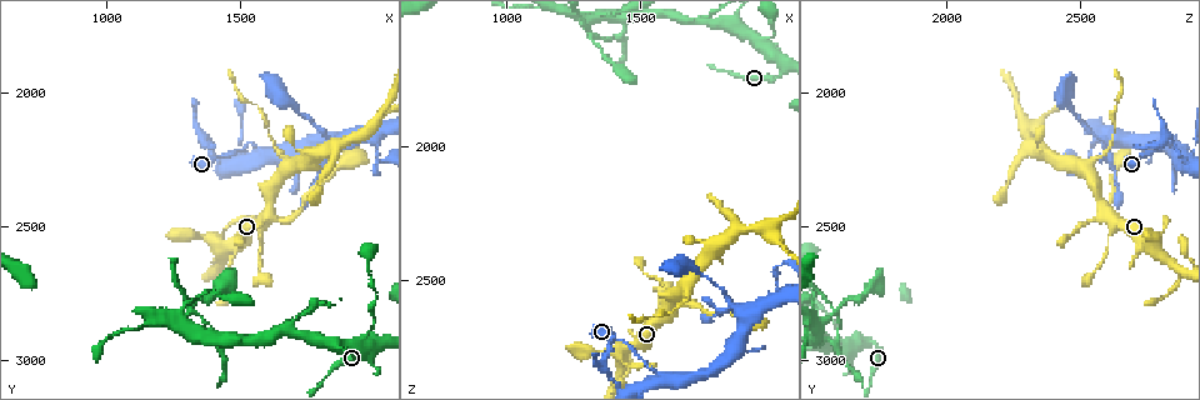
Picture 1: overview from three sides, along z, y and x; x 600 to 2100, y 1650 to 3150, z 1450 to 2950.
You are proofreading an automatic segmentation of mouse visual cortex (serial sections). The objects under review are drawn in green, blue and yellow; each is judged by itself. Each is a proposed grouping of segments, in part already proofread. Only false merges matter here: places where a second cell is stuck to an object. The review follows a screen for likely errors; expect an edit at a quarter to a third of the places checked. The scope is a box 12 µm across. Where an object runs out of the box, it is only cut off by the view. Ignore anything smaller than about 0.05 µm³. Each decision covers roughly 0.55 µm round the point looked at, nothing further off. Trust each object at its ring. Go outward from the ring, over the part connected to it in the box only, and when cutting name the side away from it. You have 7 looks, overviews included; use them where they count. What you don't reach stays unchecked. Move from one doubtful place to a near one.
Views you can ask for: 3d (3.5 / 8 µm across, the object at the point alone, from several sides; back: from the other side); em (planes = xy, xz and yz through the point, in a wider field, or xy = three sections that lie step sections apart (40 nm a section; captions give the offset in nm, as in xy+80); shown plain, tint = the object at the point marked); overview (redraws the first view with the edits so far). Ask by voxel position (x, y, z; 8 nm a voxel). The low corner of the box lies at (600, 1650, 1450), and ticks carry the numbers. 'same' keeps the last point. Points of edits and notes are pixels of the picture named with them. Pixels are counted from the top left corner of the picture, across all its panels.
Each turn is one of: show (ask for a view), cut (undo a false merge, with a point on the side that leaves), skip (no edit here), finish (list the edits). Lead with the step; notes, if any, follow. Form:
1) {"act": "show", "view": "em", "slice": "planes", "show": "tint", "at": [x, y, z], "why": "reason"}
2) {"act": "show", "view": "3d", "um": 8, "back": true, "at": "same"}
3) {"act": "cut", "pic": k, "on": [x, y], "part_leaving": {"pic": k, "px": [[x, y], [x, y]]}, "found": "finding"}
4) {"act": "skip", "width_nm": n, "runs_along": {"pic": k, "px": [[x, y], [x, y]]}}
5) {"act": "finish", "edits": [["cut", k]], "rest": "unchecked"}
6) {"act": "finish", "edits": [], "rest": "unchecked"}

{"act": "show", "view": "3d", "um": 3.5, "back": true, "at": [1690, 2270, 2510], "why": "small branch off a trunk"}

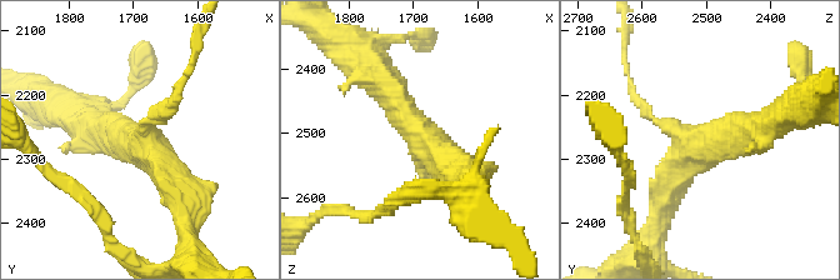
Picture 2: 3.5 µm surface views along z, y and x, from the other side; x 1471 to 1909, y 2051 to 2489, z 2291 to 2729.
{"act": "show", "view": "em", "slice": "xy", "step": 1, "show": "tint", "at": [1675, 2280, 2515], "arms": 3, "arm_widths_nm": [150, 350, 400]}

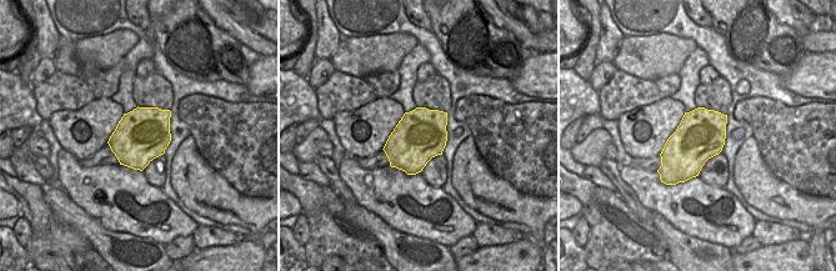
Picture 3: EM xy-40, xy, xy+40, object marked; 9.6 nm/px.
{"act": "show", "view": "em", "slice": "xy", "step": 5, "show": "tint", "at": "same", "why": "cut it another way"}

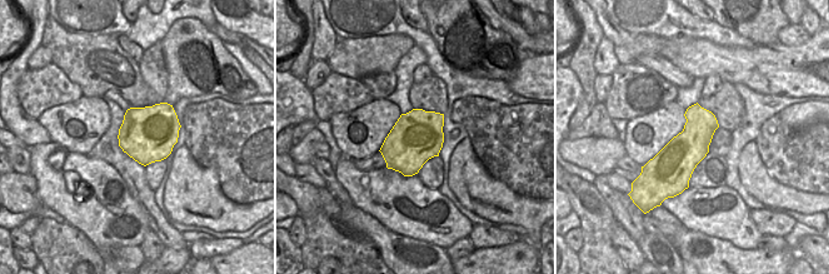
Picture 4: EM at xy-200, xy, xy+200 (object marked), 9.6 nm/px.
{"act": "cut", "pic": 2, "on": [176, 93], "found": "a second cell is stuck on"}

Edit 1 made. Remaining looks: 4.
{"act": "show", "view": "overview", "why": "see it whole again"}

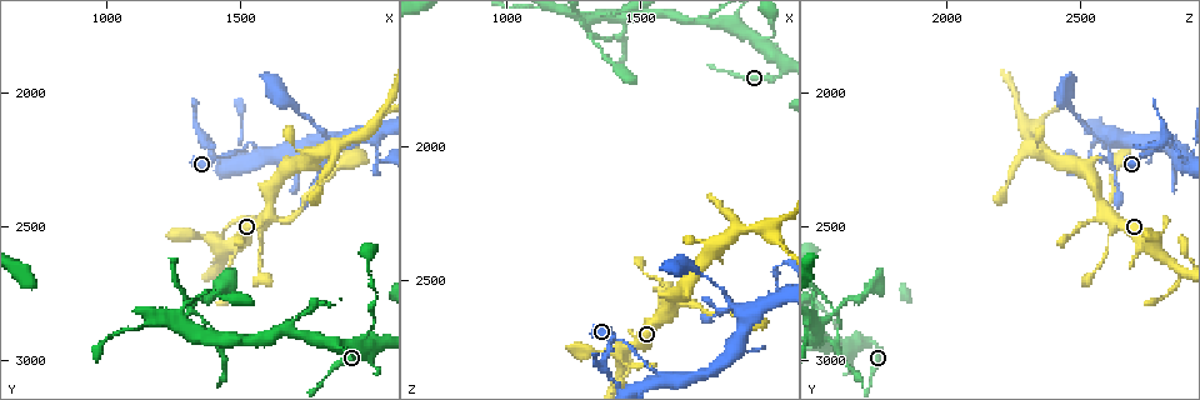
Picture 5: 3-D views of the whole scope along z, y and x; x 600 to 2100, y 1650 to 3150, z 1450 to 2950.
{"act": "show", "view": "3d", "um": 3.5, "at": [1330, 2540, 2770], "why": "narrows sharply"}

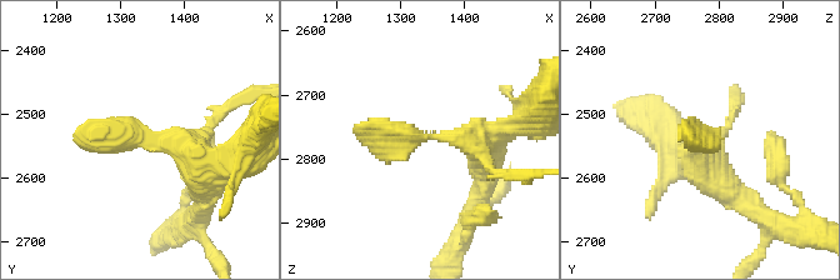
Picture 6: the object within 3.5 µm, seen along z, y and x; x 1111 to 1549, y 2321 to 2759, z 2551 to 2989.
{"act": "show", "view": "em", "slice": "planes", "show": "tint", "at": [1340, 2530, 2770], "why": "need the tissue"}

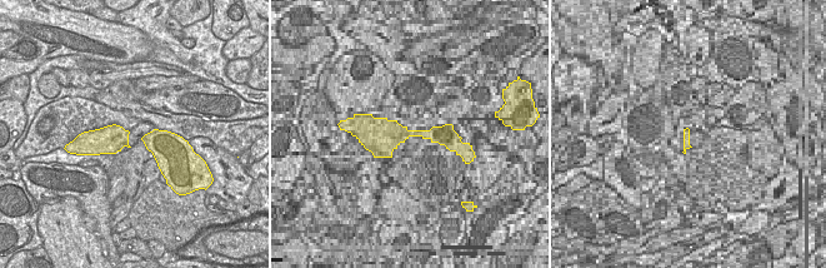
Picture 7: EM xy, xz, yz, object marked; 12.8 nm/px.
{"act": "show", "view": "em", "slice": "xy", "step": 2, "show": "tint", "at": "same", "why": "another direction"}

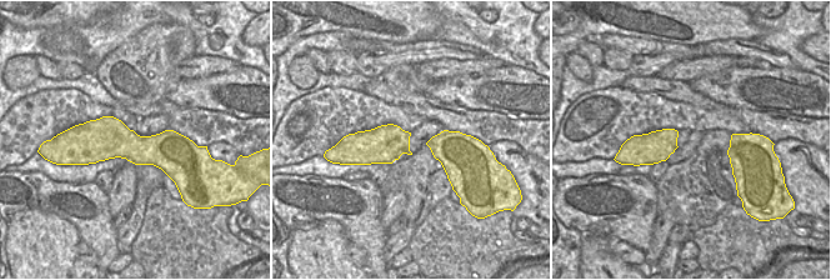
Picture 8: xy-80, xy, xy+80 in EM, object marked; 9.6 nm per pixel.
{"act": "skip", "runs_along": {"pic": 6, "px": [[220, 163], [174, 136], [74, 133]]}, "found": "one cell here"}

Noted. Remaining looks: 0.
{"act": "finish", "edits": [["cut", 2]], "rest": "unchecked"}

